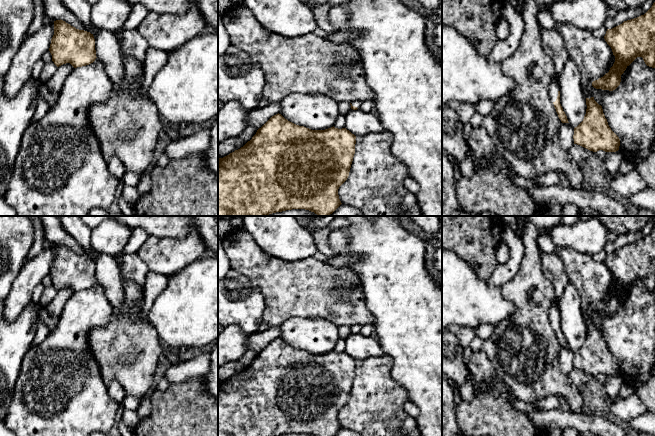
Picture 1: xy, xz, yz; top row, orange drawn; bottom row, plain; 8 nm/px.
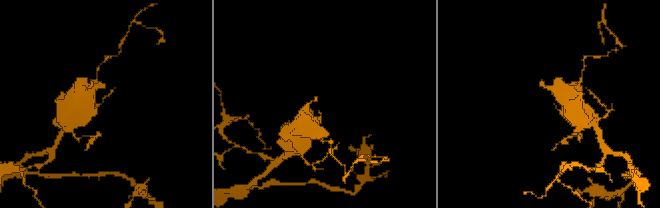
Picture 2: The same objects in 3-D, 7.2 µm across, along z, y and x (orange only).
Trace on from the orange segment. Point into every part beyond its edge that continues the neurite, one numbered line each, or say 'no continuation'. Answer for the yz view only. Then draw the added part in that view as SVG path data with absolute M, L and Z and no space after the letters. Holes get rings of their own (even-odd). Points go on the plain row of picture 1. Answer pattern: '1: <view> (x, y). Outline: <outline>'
1: yz (553, 267). Outline: M542 253L541 263L544 275L554 287L554 300L550 307L549 318L552 326L555 326L559 315L558 303L569 280L562 260L555 253Z

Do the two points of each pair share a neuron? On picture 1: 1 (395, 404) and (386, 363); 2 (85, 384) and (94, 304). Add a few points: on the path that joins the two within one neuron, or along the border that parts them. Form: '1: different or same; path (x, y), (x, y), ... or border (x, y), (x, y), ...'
1: same; path (385, 394), (385, 373)
2: same; path (79, 364), (79, 324)

